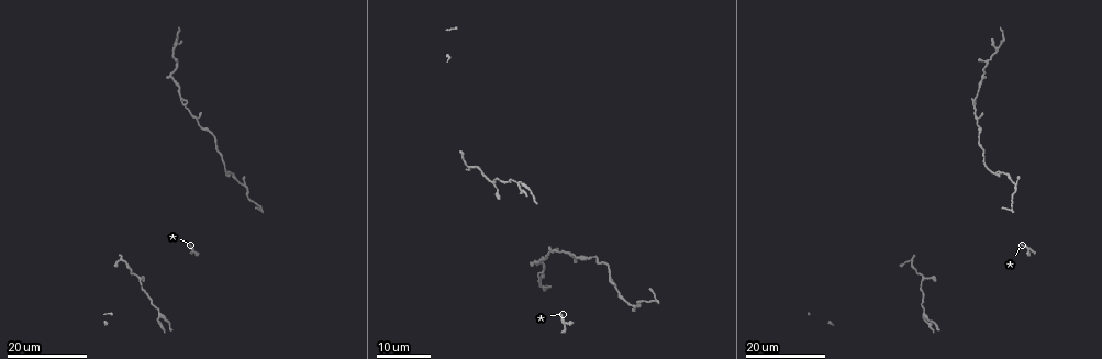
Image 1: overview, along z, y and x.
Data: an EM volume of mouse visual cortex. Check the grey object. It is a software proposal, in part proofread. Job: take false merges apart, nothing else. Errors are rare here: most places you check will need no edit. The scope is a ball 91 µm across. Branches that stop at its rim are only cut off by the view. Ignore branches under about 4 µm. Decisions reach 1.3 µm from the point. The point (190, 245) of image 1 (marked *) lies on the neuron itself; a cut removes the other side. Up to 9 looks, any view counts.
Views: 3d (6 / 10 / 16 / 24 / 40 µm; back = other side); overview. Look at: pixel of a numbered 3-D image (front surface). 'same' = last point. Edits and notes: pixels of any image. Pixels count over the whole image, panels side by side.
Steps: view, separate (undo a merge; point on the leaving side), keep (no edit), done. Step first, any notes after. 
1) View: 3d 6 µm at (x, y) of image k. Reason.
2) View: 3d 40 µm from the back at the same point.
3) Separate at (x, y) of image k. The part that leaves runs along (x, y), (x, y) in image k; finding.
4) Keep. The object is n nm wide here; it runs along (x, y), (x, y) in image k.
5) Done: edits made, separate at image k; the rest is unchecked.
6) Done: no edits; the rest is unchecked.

View: 3d 24 µm at (550, 252) of image 1. Thin neck.

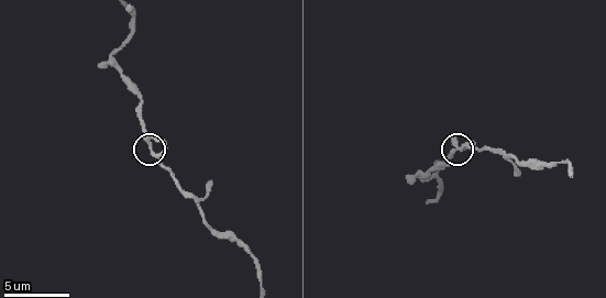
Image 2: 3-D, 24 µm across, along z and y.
View: 3d 10 µm at (458, 146) of image 2.

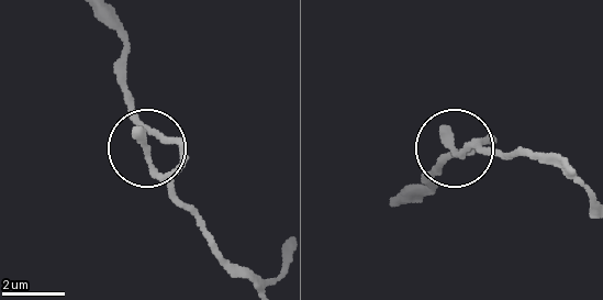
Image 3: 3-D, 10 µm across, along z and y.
Keep. It runs along (569, 168), (524, 153), (450, 147), (427, 176) in image 3; all the same neuron.

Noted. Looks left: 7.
View: 3d 16 µm at (202, 210) of image 2. Three-way junction.

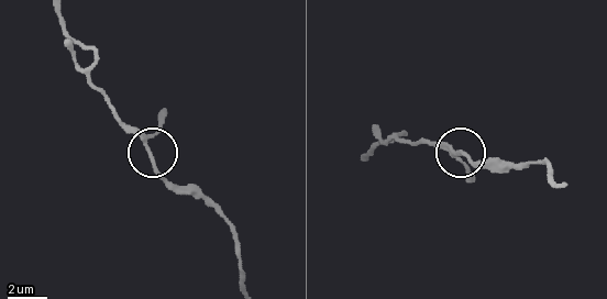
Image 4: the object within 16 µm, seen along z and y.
View: 3d 16 µm from the back at (458, 153) of image 4. From behind.

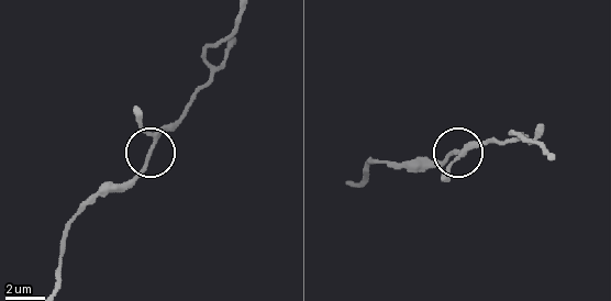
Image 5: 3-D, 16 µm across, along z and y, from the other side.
Keep. The object is 170 nm wide here; it runs along (55, 287), (66, 227), (140, 168), (155, 138), (188, 106) in image 5; continuous, no second neuron.

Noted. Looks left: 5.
View: 3d 10 µm at (553, 164) of image 2. Calibre changes.

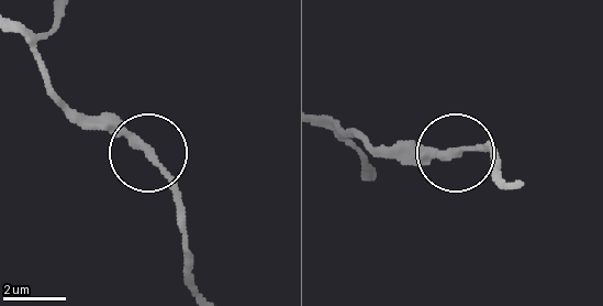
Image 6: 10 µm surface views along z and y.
Keep. The object is 230 nm wide here; it runs along (199, 288), (182, 201), (167, 171), (75, 110) in image 6; all the same neuron.

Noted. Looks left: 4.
View: 3d 16 µm at (911, 260) of image 1. Calibre changes.

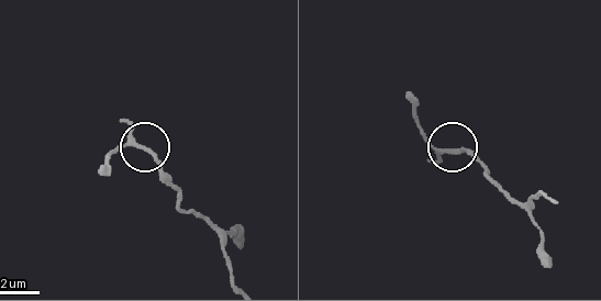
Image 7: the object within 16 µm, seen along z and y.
View: 3d 10 µm at (444, 153) of image 7.

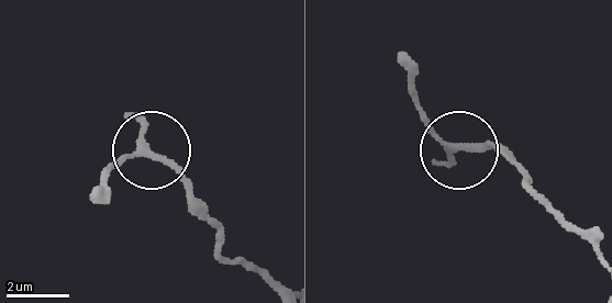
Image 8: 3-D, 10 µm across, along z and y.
Keep. 3 arms meet here; continuous, no second neuron.

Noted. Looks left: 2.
Done: no edits; the rest is unchecked.

